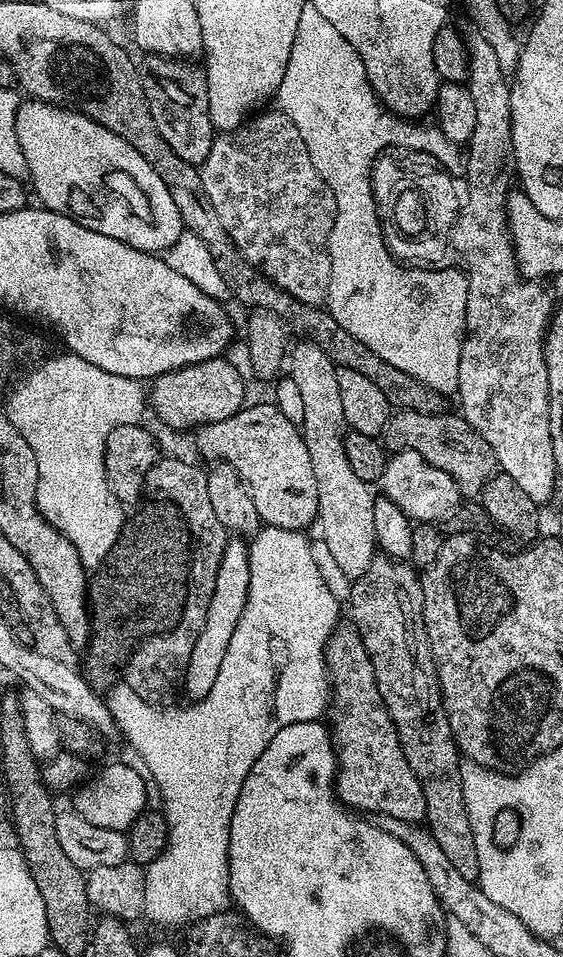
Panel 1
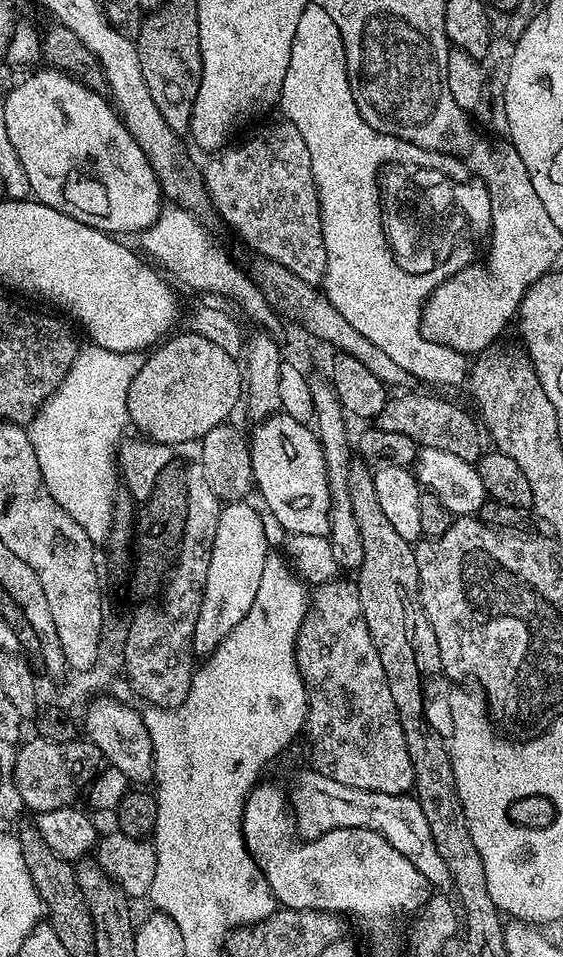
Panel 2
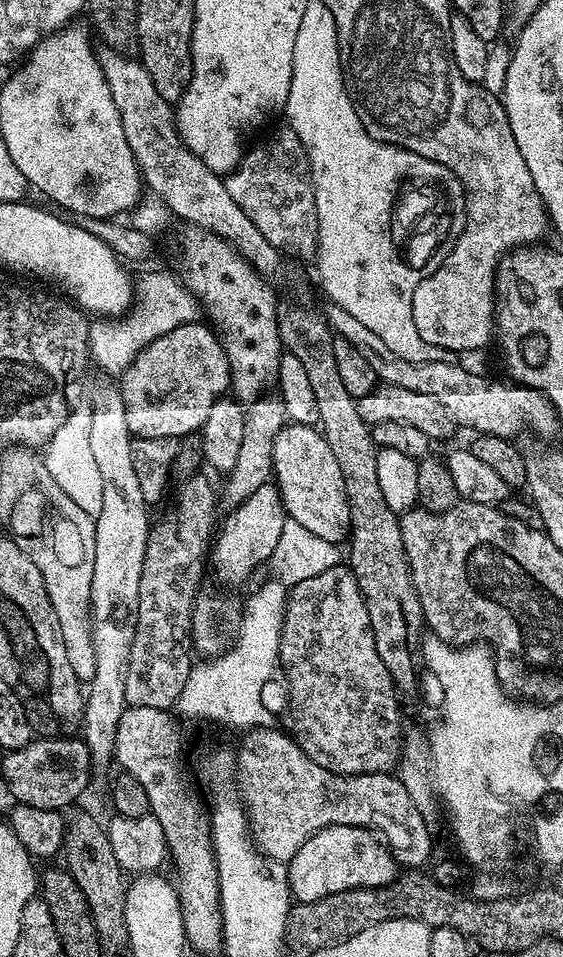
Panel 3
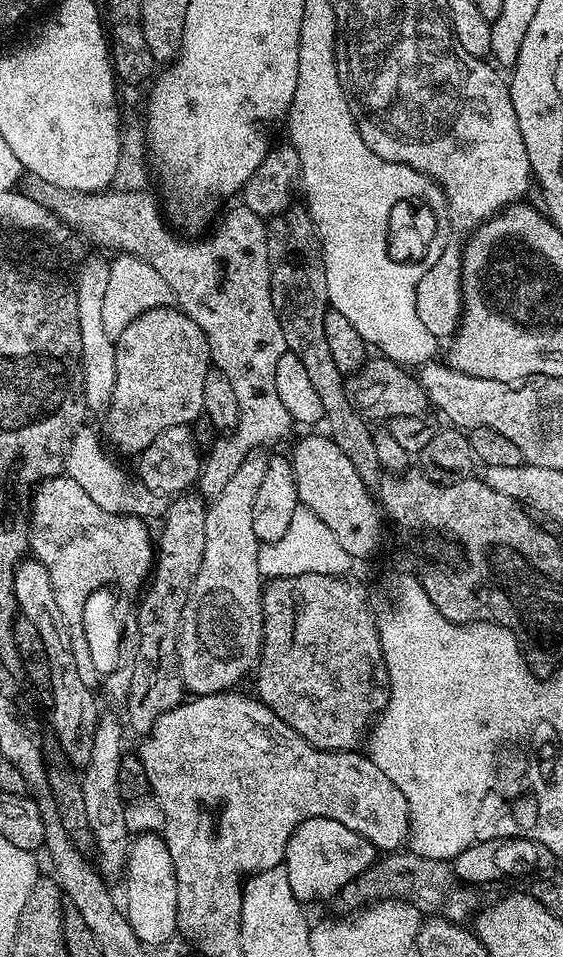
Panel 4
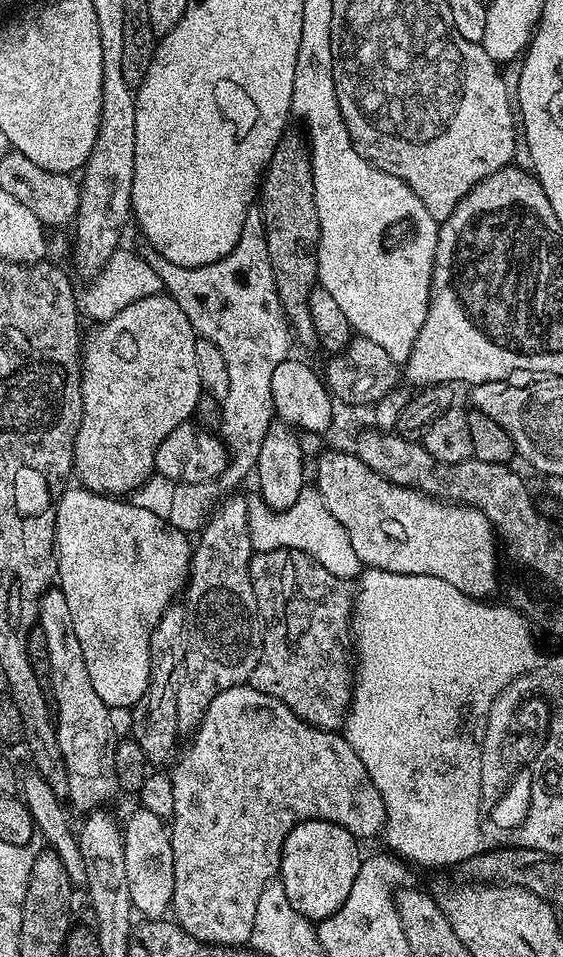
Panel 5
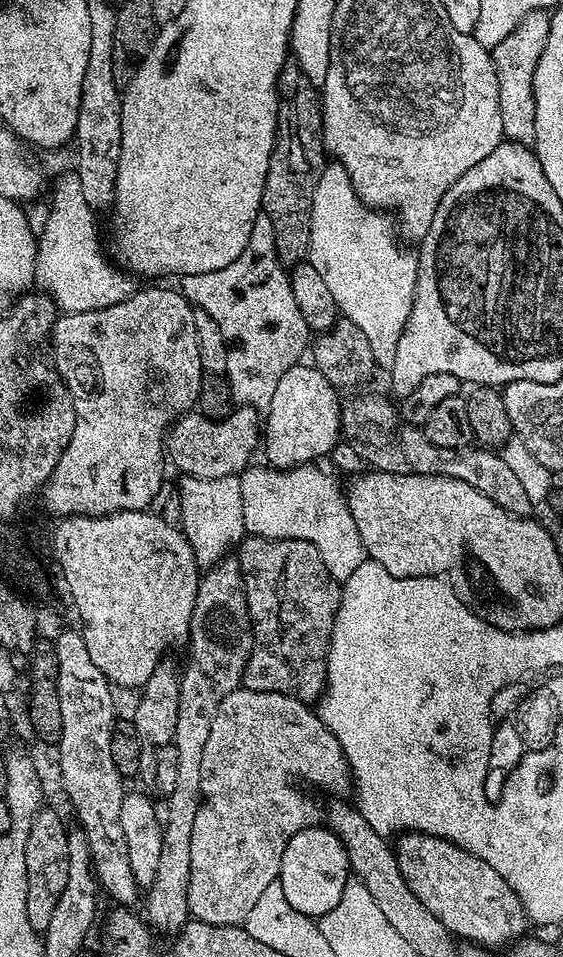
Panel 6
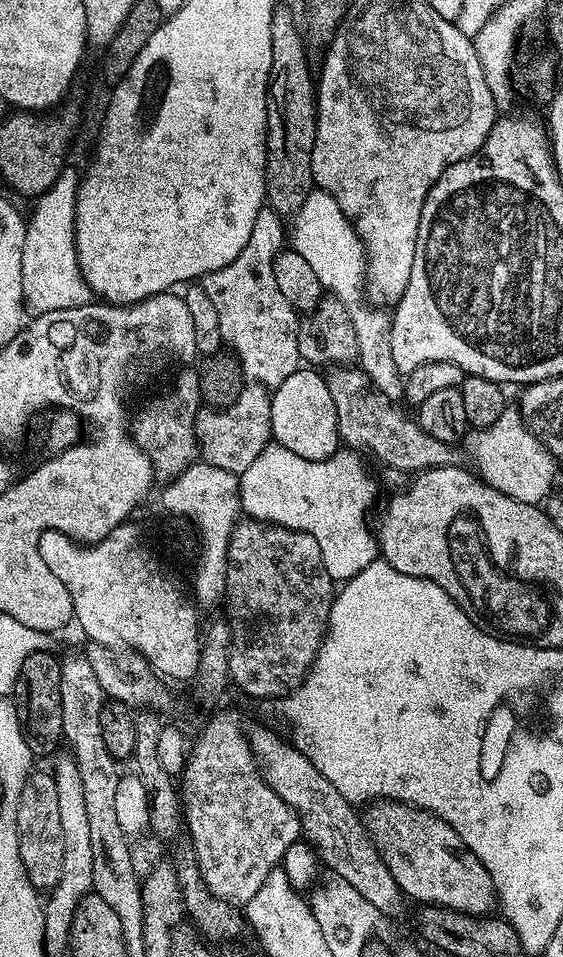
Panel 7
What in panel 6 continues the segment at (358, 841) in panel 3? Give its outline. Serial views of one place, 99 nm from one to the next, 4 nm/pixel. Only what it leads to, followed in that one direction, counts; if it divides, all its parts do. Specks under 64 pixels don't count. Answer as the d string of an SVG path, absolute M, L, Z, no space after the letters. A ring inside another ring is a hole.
M309 826L303 828L286 842L286 850L282 850L282 866L280 867L280 885L286 894L286 902L298 910L298 914L306 914L319 918L334 910L338 898L342 898L342 890L348 885L350 869L348 855L339 838L327 826Z

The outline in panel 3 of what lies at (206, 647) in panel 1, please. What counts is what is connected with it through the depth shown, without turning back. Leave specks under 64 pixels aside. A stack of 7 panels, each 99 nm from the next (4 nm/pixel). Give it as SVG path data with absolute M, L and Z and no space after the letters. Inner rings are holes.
M272 482L263 484L258 490L254 490L254 494L250 494L250 498L235 505L229 512L232 513L225 520L223 517L222 527L215 533L214 547L211 549L210 556L214 564L216 560L216 576L222 583L240 584L259 564L264 566L269 563L271 554L274 553L274 548L282 536L286 513L280 492L276 489L275 483Z

